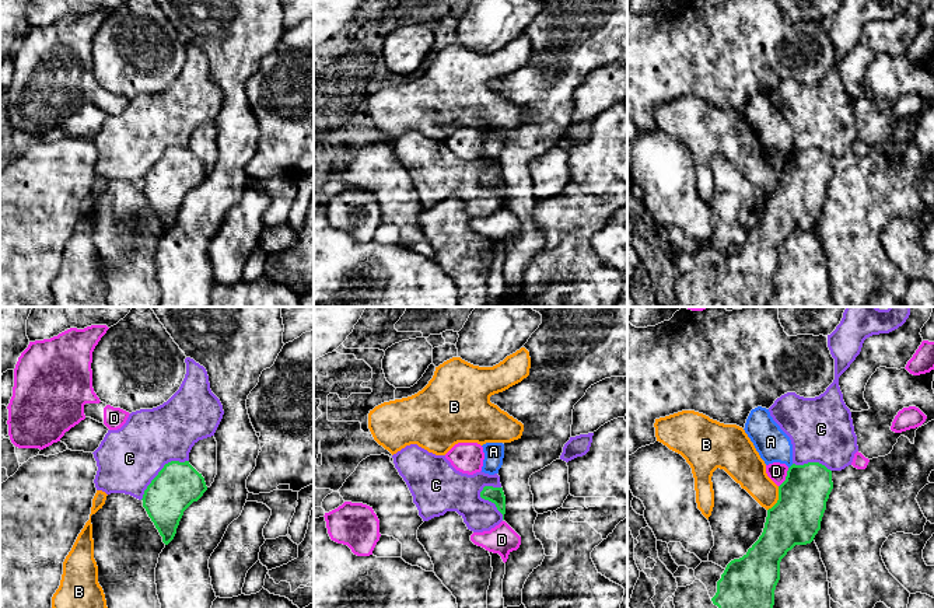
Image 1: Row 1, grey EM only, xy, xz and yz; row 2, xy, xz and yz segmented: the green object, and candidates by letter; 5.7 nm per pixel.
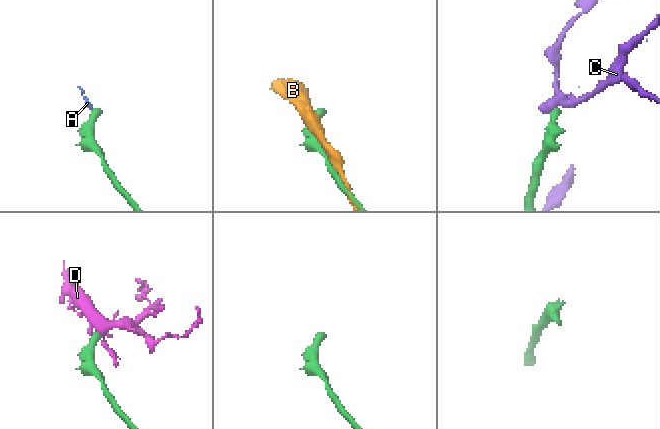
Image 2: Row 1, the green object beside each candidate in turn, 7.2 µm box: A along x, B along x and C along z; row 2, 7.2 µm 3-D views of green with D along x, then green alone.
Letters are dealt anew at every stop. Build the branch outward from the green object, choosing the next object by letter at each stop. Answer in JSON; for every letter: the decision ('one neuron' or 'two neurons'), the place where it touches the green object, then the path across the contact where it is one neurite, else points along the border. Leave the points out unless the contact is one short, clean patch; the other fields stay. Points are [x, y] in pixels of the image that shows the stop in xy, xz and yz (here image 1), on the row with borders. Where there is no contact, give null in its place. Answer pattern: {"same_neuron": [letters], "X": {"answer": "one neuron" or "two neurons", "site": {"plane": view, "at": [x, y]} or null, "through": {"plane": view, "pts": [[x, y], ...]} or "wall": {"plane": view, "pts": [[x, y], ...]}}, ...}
{"same_neuron": [], "A": {"answer": "two neurons", "site": {"plane": "yz", "at": [790, 467]}, "wall": {"plane": "yz", "pts": [[793, 464], [789, 468]]}}, "B": {"answer": "two neurons", "site": {"plane": "yz", "at": [779, 499]}}, "C": {"answer": "two neurons", "site": {"plane": "xy", "at": [160, 471]}, "wall": {"plane": "xy", "pts": [[188, 460], [168, 461], [140, 499]]}}, "D": {"answer": "two neurons", "site": {"plane": "yz", "at": [786, 478]}}}

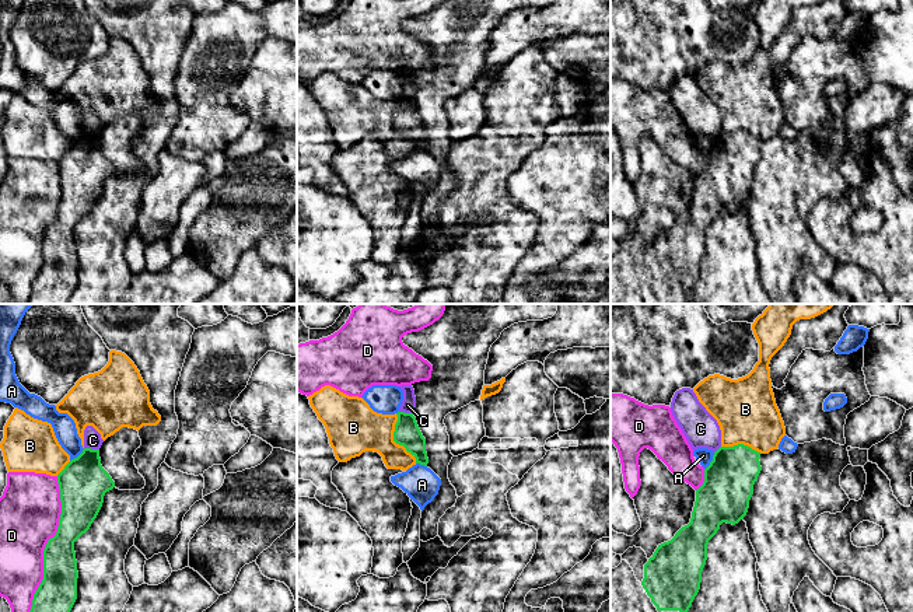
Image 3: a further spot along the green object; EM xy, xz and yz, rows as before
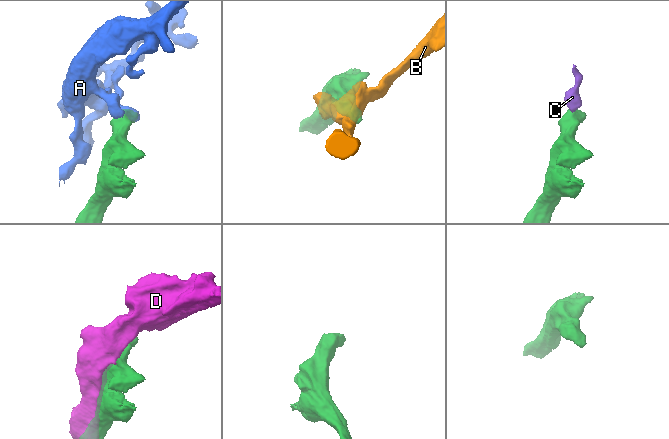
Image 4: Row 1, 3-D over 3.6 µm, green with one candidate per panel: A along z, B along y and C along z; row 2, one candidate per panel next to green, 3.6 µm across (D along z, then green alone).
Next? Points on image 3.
{"same_neuron": [], "A": {"answer": "two neurons", "site": {"plane": "yz", "at": [712, 461]}}, "B": {"answer": "two neurons", "site": {"plane": "xz", "at": [394, 440]}, "wall": {"plane": "xz", "pts": [[395, 413], [394, 440], [416, 462]]}}, "C": {"answer": "two neurons", "site": {"plane": "xy", "at": [90, 448]}, "wall": {"plane": "xy", "pts": [[84, 447], [98, 450]]}}, "D": {"answer": "two neurons", "site": {"plane": "xy", "at": [46, 544]}}}

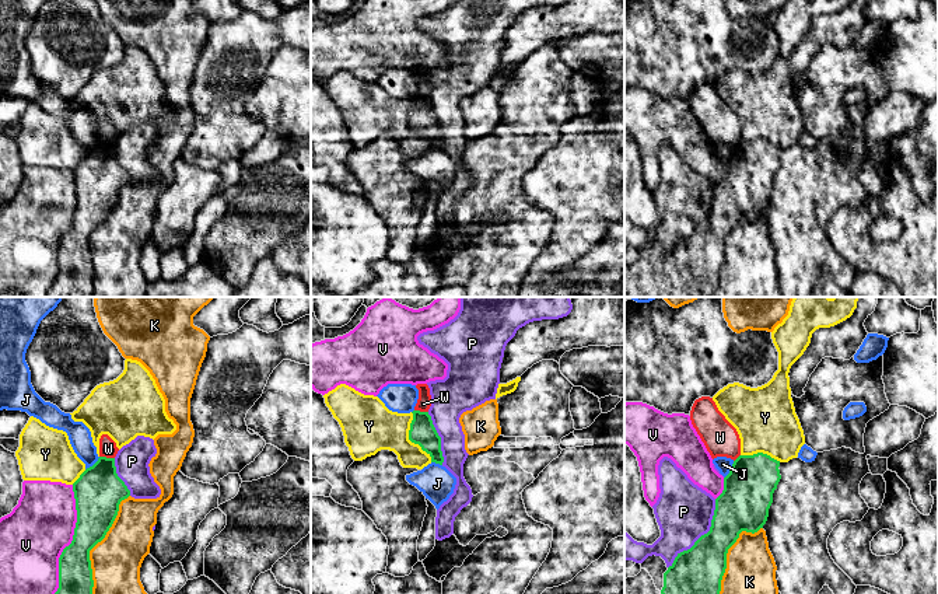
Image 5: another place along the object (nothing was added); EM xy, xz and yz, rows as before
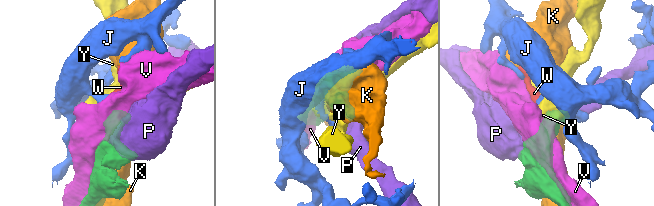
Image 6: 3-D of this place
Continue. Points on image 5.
{"same_neuron": [], "J": {"answer": "two neurons", "site": {"plane": "yz", "at": [731, 470]}}, "K": {"answer": "two neurons", "site": {"plane": "xy", "at": [97, 542]}}, "P": {"answer": "two neurons", "site": {"plane": "yz", "at": [702, 535]}}, "V": {"answer": "two neurons", "site": {"plane": "xy", "at": [73, 540]}}, "W": {"answer": "two neurons", "site": {"plane": "xy", "at": [105, 457]}, "wall": {"plane": "xy", "pts": [[100, 456], [114, 458]]}}, "Y": {"answer": "two neurons", "site": {"plane": "xz", "at": [409, 439]}, "wall": {"plane": "xz", "pts": [[410, 412], [409, 439], [431, 461]]}}}

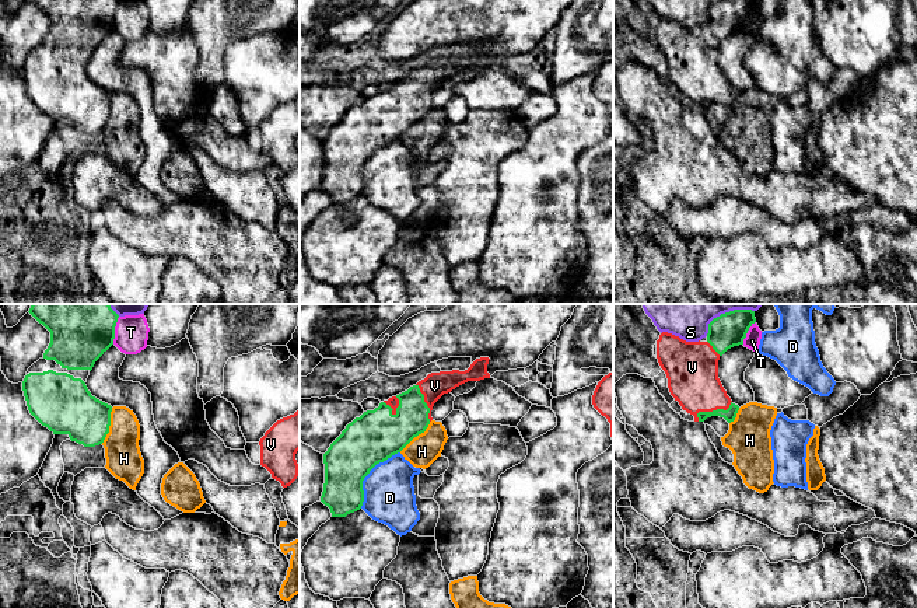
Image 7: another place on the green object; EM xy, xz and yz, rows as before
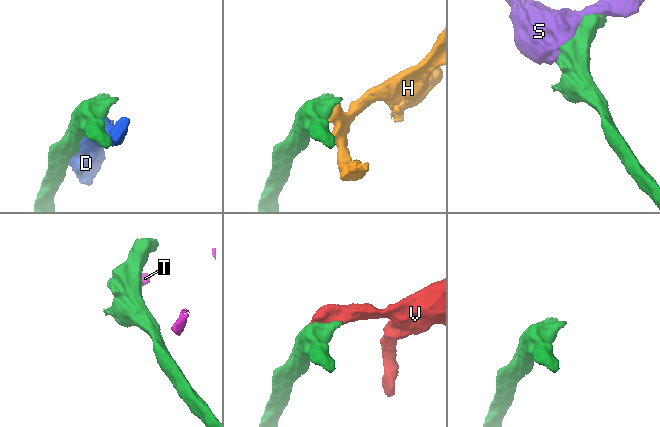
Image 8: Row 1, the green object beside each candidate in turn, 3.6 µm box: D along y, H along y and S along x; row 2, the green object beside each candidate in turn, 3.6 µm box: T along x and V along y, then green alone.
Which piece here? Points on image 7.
{"same_neuron": ["V"], "D": {"answer": "two neurons", "site": {"plane": "xz", "at": [367, 474]}}, "H": {"answer": "two neurons", "site": {"plane": "xy", "at": [109, 425]}, "wall": {"plane": "xy", "pts": [[112, 408], [109, 429], [101, 443]]}}, "S": {"answer": "two neurons", "site": {"plane": "yz", "at": [725, 313]}}, "T": {"answer": "two neurons", "site": {"plane": "xy", "at": [114, 331]}, "wall": {"plane": "xy", "pts": [[119, 317], [112, 343]]}}, "V": {"answer": "one neuron", "site": {"plane": "yz", "at": [713, 411]}}}

